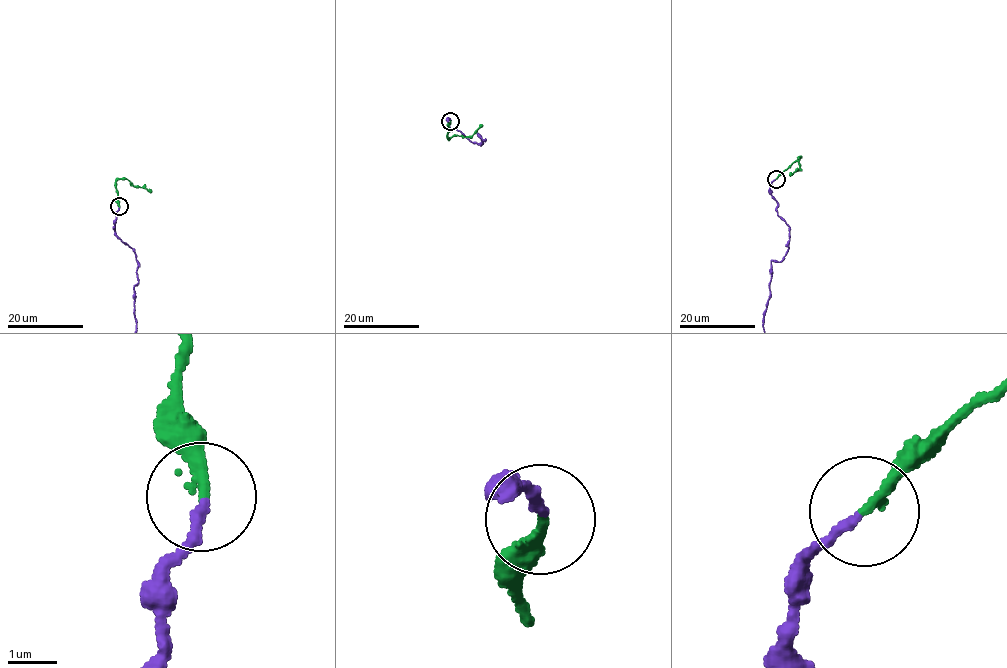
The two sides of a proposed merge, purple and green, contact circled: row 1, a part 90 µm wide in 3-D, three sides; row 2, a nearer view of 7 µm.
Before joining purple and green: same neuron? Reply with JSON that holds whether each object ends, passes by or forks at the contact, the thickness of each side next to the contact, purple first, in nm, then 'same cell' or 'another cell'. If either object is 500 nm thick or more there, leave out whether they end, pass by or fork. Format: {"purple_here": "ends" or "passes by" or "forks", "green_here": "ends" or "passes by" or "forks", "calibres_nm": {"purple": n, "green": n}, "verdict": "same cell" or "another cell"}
{"purple_here": "ends", "green_here": "ends", "calibres_nm": {"purple": 180, "green": 240}, "verdict": "same cell"}

